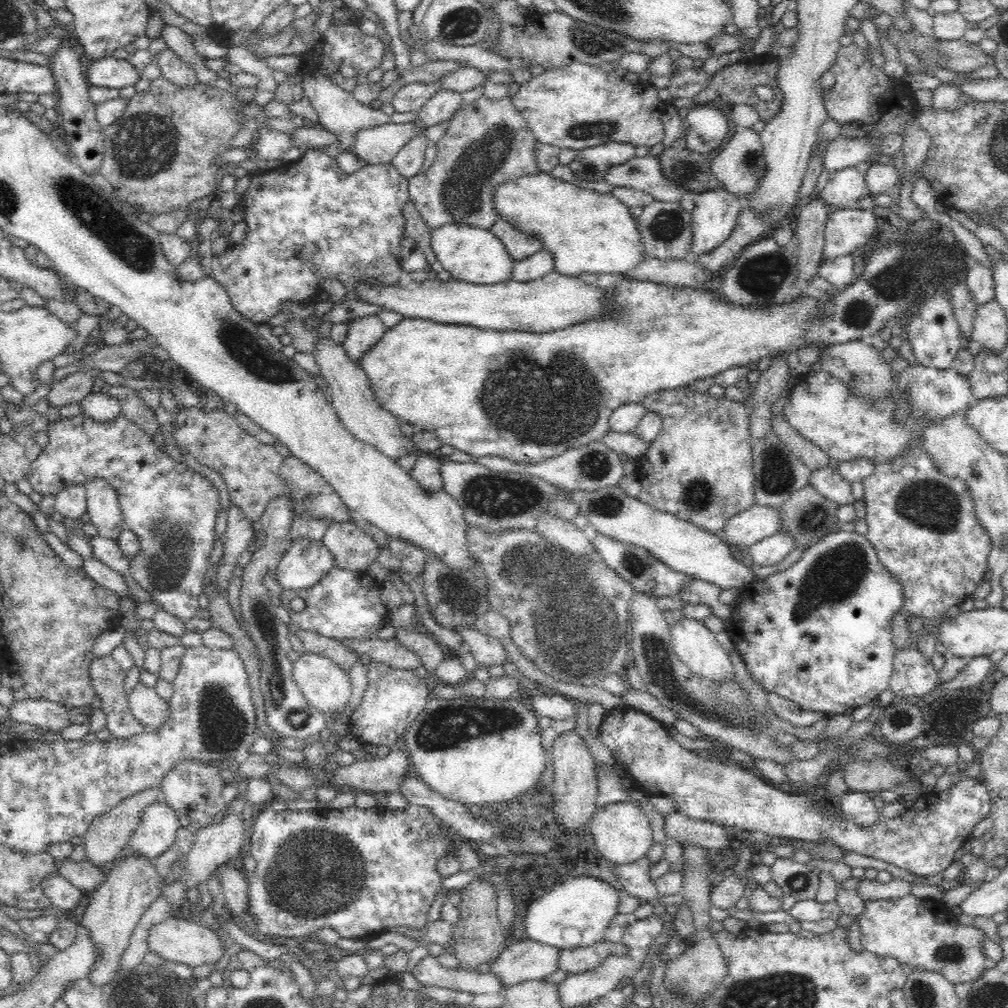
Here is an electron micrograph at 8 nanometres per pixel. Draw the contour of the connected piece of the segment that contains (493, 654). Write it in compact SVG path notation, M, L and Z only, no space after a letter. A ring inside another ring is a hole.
M459 627L454 629L468 646L477 664L488 666L502 666L508 660L508 652L500 644L500 640L488 637L476 631L474 627Z

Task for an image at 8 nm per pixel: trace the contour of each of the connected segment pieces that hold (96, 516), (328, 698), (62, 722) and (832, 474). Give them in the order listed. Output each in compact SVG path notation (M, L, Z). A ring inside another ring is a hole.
M100 476L89 478L83 486L86 489L87 495L86 513L90 517L90 524L93 524L98 529L98 535L112 540L124 538L127 528L123 522L116 489Z
M301 651L300 658L292 662L292 679L296 681L296 685L300 687L308 703L324 714L334 714L334 716L342 714L352 698L350 676L336 664L336 661L325 656Z
M32 698L23 701L14 700L12 706L7 710L9 718L15 722L24 724L36 724L40 728L59 734L64 728L72 726L76 720L72 720L70 709L61 704L42 699Z
M832 464L811 472L810 485L820 496L838 507L853 505L855 502L850 483L840 478Z

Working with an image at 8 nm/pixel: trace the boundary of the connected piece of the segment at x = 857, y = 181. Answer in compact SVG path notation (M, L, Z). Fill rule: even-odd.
M856 167L842 168L830 174L829 181L820 193L829 209L850 209L861 198L870 195L864 174Z

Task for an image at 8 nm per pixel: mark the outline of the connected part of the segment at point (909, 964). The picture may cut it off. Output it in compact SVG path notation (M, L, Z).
M915 895L898 900L866 901L864 912L857 917L854 926L860 948L881 957L892 957L908 969L928 969L942 974L952 985L974 984L986 972L984 940L986 934L976 926L951 922L926 908Z

